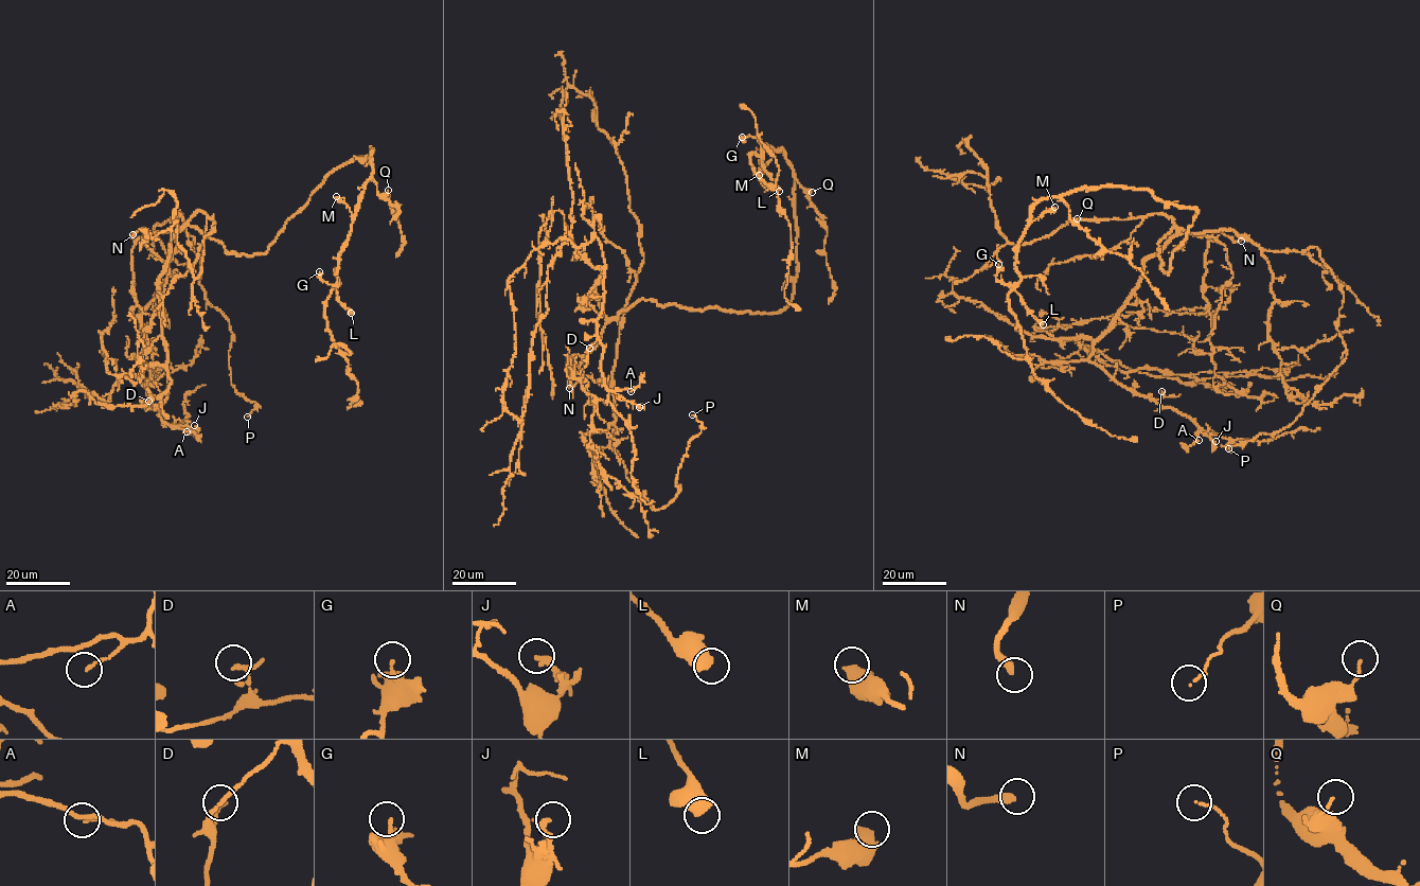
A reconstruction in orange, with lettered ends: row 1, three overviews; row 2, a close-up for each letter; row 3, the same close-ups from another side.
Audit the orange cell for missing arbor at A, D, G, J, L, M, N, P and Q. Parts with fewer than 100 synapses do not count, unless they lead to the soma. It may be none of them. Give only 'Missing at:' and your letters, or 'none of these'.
Missing at: N

